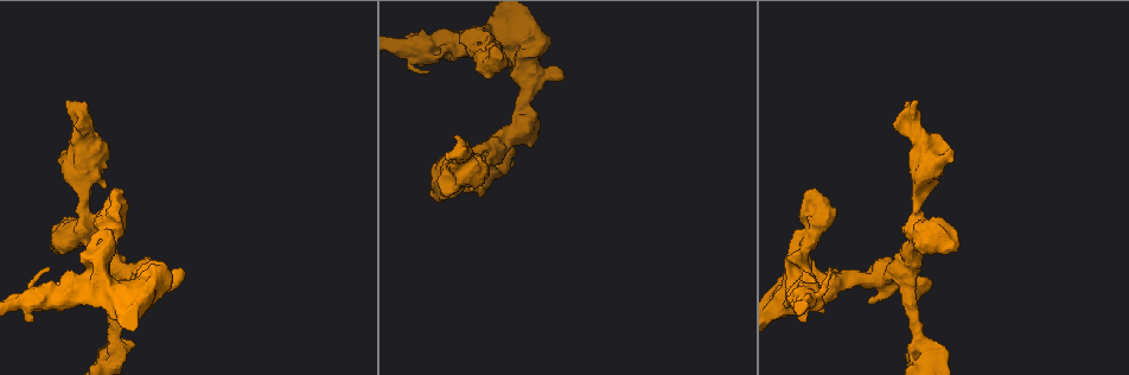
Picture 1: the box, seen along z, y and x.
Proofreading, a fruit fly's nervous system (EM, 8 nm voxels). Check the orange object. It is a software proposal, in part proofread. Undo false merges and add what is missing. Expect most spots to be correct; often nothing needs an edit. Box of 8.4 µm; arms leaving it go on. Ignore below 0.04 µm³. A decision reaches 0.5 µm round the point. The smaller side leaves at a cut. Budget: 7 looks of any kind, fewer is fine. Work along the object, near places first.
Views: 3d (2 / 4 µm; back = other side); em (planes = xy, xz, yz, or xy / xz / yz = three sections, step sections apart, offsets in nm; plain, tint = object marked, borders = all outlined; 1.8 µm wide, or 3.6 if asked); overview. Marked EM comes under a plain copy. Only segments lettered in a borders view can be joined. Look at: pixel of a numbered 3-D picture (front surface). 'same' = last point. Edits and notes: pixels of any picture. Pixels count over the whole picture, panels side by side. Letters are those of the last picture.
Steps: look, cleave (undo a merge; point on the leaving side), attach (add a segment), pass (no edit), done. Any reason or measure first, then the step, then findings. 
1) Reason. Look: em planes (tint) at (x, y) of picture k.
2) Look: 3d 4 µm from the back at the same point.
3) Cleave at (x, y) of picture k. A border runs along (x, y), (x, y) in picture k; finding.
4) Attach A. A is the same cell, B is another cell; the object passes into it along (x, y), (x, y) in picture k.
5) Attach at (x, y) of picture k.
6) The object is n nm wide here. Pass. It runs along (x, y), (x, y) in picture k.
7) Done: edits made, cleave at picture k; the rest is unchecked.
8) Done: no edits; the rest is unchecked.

Three-way junction. Look: 3d 4 µm at (917, 227) of picture 1.

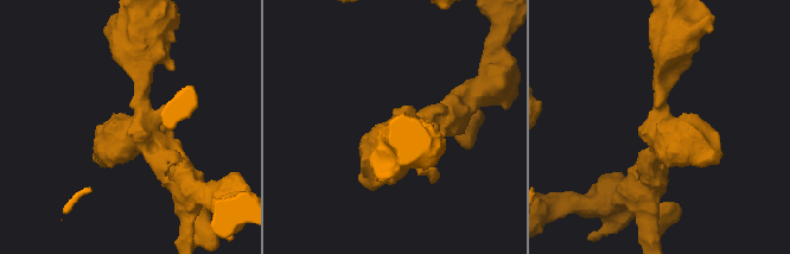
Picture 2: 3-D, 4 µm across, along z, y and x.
Need the tissue. Look: em planes (tint) at (662, 127) of picture 2.

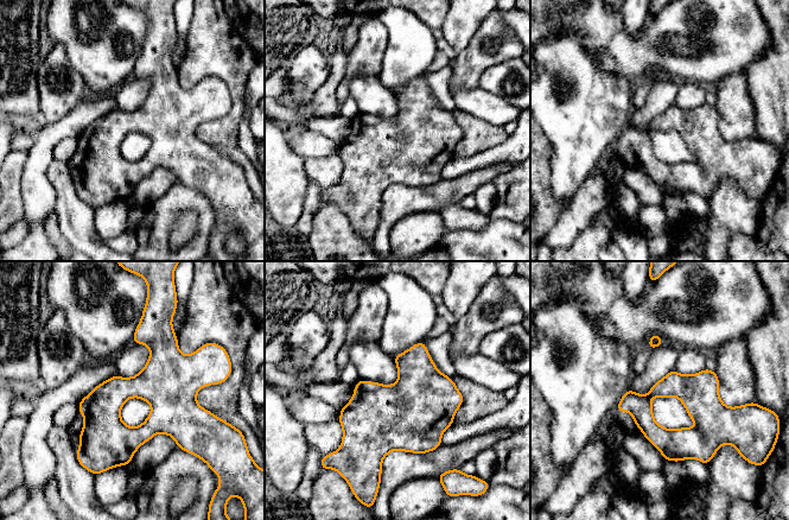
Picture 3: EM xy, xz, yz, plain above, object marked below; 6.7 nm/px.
Look: em planes (borders) at the same point.

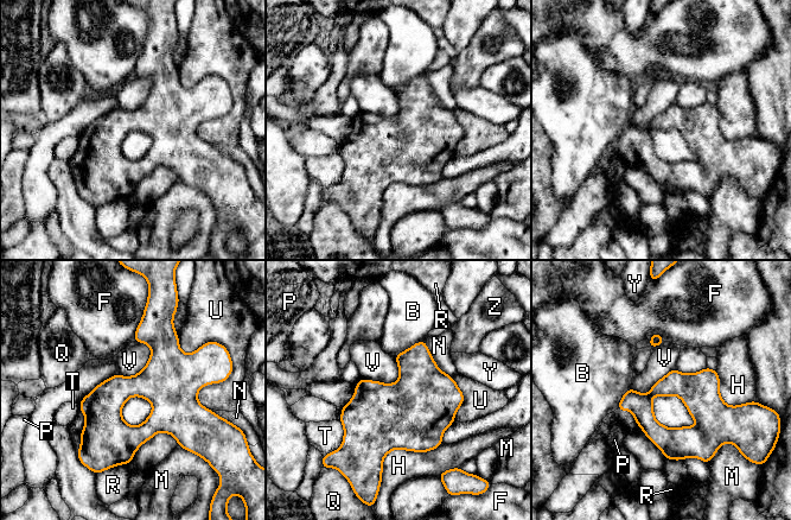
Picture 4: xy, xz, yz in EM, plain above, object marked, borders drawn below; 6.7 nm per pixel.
The object is 180 nm wide here. Pass. B, F, H, M, N, P, Q, R, T, U, V, Y and Z are other cells; it runs along (620, 406), (690, 388), (733, 411) in picture 4; continuous, no second cell.

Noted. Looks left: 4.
Side arm on a straight run. Look: em planes (borders) at (101, 259) of picture 1.

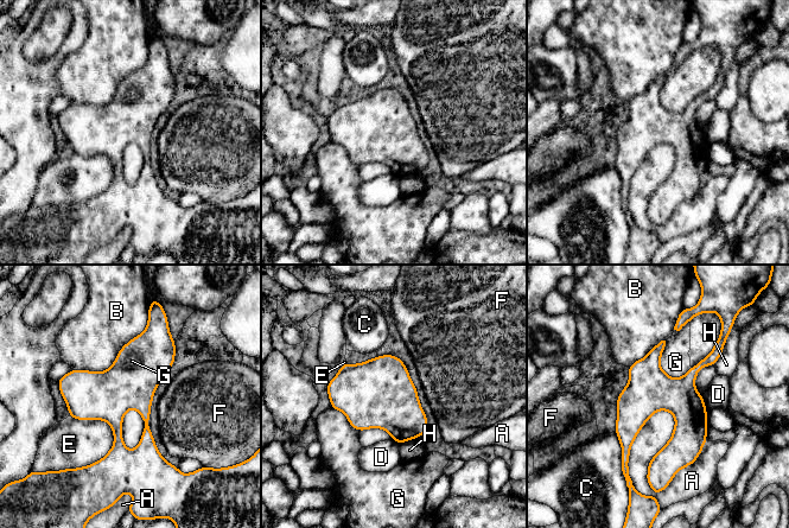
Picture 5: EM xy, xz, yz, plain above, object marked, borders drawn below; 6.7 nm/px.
Pass. A, B, C, D, E, F, G and H are other cells; it runs along (150, 330), (116, 394), (122, 469) in picture 5; all the same cell.

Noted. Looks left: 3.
A narrow waist. Look: em planes (tint) at (920, 343) of picture 1.

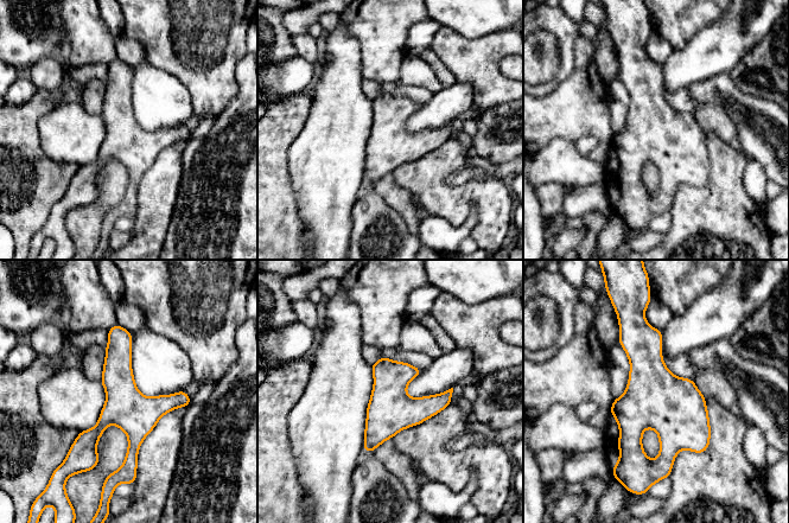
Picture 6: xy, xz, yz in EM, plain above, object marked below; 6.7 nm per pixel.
What lies round it. Look: em planes (borders) at the same point.

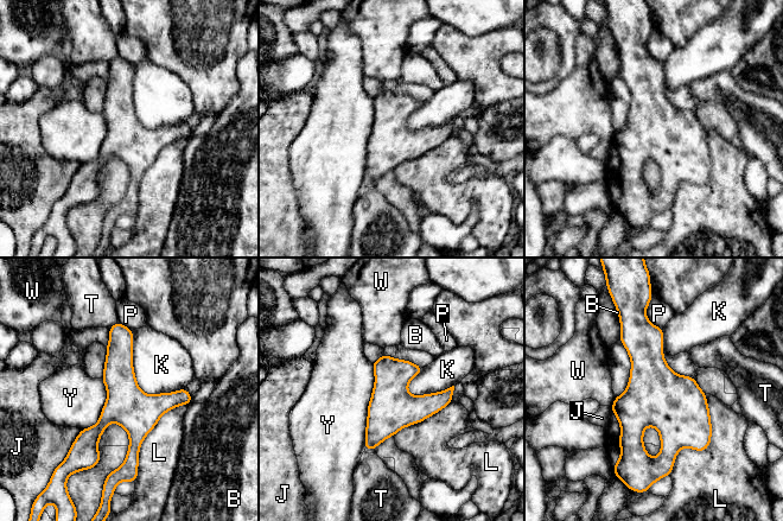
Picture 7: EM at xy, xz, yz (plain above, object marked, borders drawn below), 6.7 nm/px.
Pass. B, J, K, L, P, T, W and Y are other cells; all the same cell.

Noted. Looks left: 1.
Done: no edits; the rest is unchecked.

